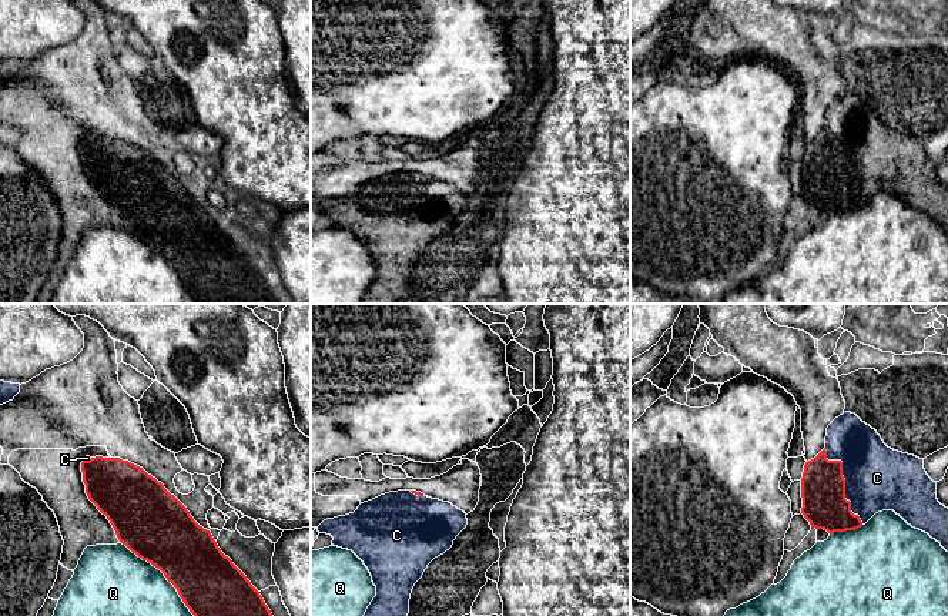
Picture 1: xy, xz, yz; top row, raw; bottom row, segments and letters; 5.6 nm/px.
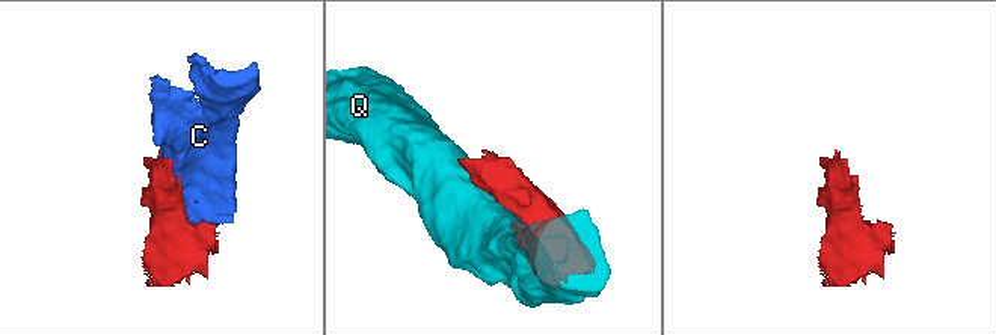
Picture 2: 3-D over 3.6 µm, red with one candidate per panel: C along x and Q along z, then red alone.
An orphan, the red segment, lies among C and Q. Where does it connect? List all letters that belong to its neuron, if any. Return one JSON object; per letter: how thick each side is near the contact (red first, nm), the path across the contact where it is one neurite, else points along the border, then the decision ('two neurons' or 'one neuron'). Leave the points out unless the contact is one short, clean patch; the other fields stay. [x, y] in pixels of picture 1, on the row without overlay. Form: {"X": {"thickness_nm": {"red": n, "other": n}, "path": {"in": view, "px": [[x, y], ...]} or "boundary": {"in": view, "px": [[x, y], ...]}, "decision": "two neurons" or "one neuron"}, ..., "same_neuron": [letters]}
{"C": {"thickness_nm": {"red": 260, "other": 360}, "decision": "one neuron"}, "Q": {"thickness_nm": {"red": 360, "other": 500}, "decision": "two neurons"}, "same_neuron": ["C"]}

